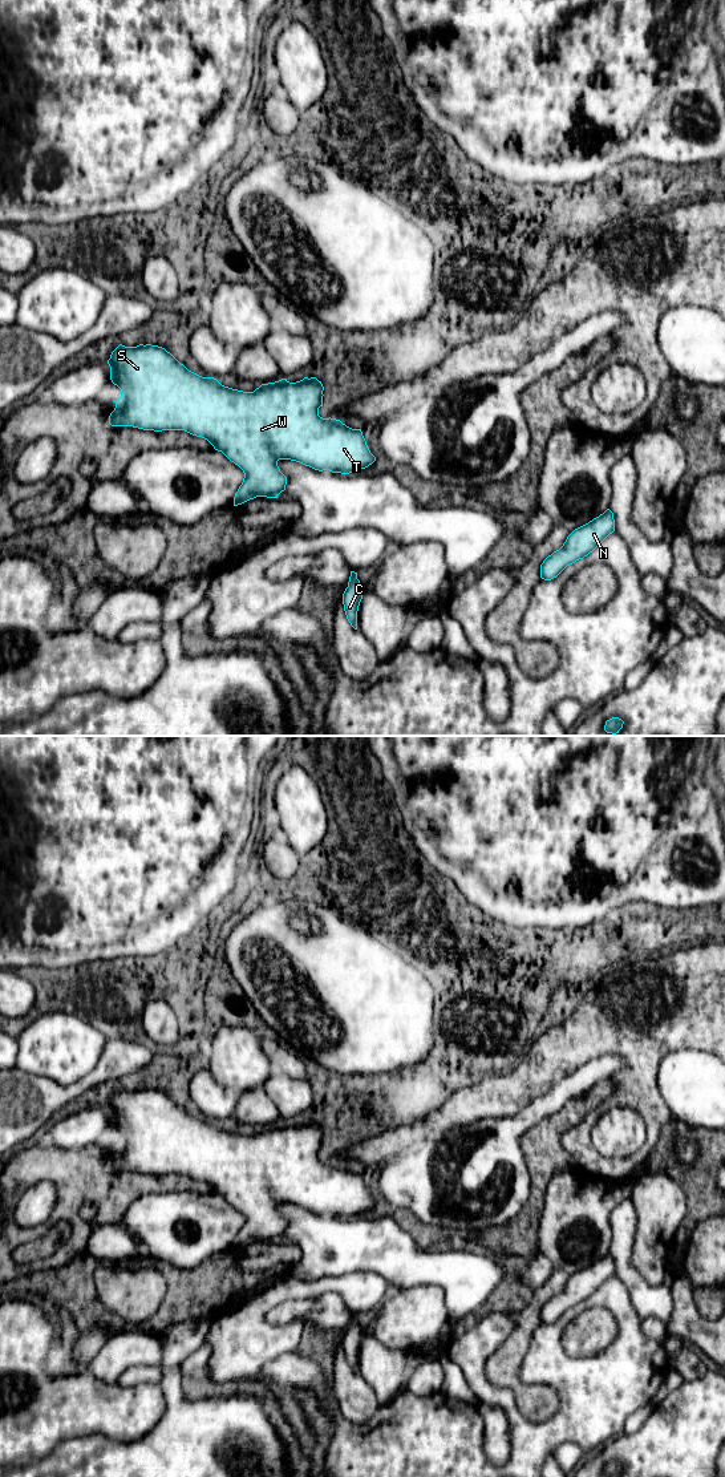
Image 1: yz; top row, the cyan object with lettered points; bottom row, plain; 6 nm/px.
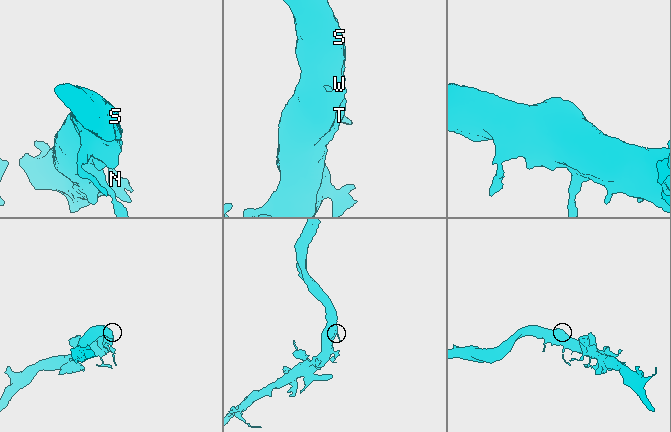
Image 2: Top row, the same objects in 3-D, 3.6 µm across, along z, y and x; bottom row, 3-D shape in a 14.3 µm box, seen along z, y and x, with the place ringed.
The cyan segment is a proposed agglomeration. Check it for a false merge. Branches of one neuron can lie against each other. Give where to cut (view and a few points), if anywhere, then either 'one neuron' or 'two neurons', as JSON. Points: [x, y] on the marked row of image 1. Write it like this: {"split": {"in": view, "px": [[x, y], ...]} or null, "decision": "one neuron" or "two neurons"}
{"split": null, "decision": "one neuron"}

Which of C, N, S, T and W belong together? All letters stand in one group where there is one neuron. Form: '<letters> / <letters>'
C N S T W

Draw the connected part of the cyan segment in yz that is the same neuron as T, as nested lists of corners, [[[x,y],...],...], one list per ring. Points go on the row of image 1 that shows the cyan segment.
[[[120,344],[108,364],[112,383],[121,389],[121,397],[113,401],[116,408],[109,424],[154,432],[185,430],[207,440],[244,473],[234,506],[256,497],[278,498],[285,490],[287,477],[278,466],[279,460],[341,474],[357,473],[376,461],[361,429],[319,416],[324,387],[316,377],[296,383],[282,379],[262,384],[254,392],[243,392],[189,371],[165,348],[151,344]]]

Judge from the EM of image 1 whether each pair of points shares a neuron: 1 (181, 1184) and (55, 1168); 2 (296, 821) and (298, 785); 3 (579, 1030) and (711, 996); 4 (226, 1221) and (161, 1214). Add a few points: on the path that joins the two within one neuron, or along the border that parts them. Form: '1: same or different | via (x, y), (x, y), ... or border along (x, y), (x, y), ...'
1: same | via (149, 1184), (96, 1184), (86, 1178)
2: same | via (298, 812), (298, 794)
3: same | via (612, 1030), (634, 1031), (649, 1039), (677, 1015)
4: same | via (210, 1221), (177, 1216)

